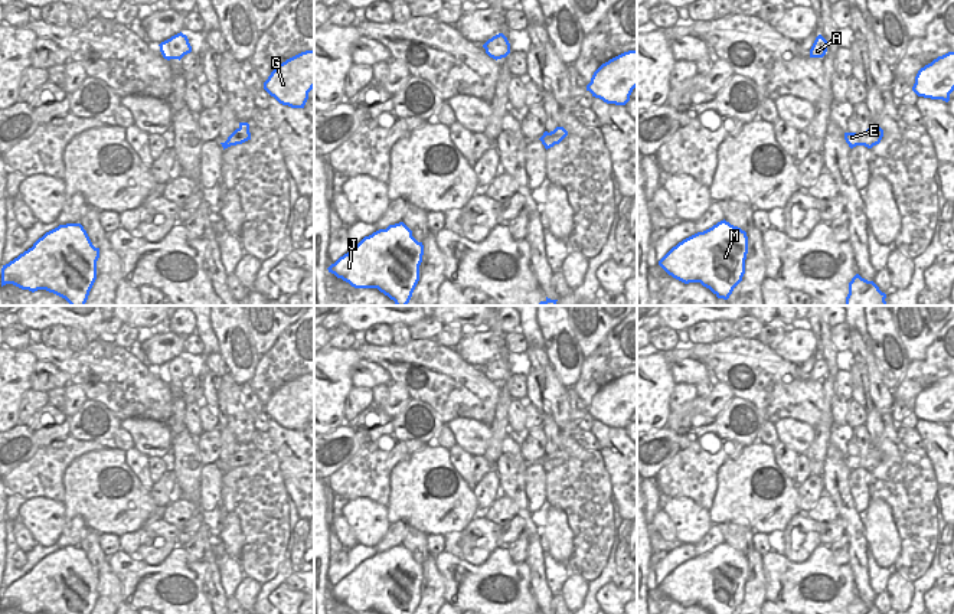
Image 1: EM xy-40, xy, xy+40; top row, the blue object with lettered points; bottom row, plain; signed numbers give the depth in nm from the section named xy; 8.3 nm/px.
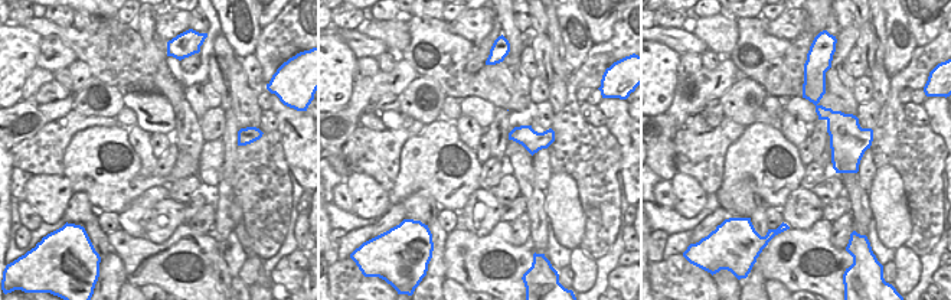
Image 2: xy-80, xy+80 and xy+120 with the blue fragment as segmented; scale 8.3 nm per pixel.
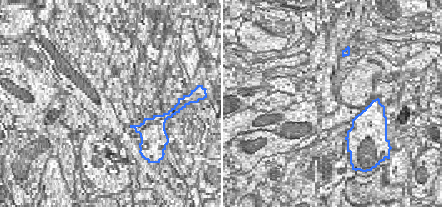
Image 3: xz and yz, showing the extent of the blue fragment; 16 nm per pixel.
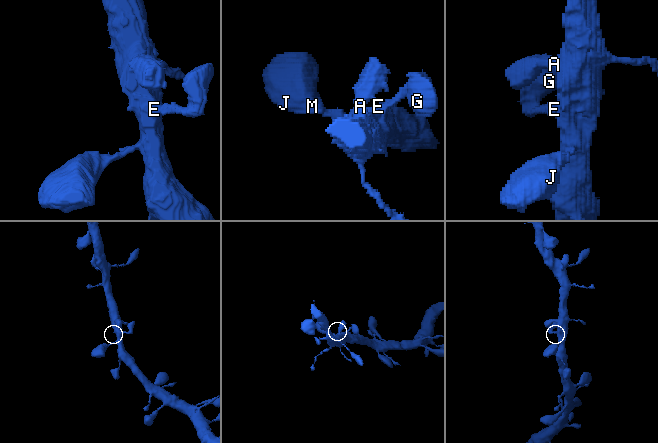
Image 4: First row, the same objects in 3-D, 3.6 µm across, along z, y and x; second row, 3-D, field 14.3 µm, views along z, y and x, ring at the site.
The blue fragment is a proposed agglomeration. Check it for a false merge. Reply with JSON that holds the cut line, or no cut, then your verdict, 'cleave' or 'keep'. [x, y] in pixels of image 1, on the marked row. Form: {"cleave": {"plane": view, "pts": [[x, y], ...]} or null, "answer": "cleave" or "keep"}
{"cleave": null, "answer": "keep"}

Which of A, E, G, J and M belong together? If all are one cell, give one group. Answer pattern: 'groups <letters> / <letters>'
groups A E G J M

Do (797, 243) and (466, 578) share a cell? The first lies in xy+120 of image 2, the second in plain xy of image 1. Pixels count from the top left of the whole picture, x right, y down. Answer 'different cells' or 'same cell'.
same cell

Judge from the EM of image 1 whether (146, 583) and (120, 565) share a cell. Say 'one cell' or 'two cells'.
one cell

